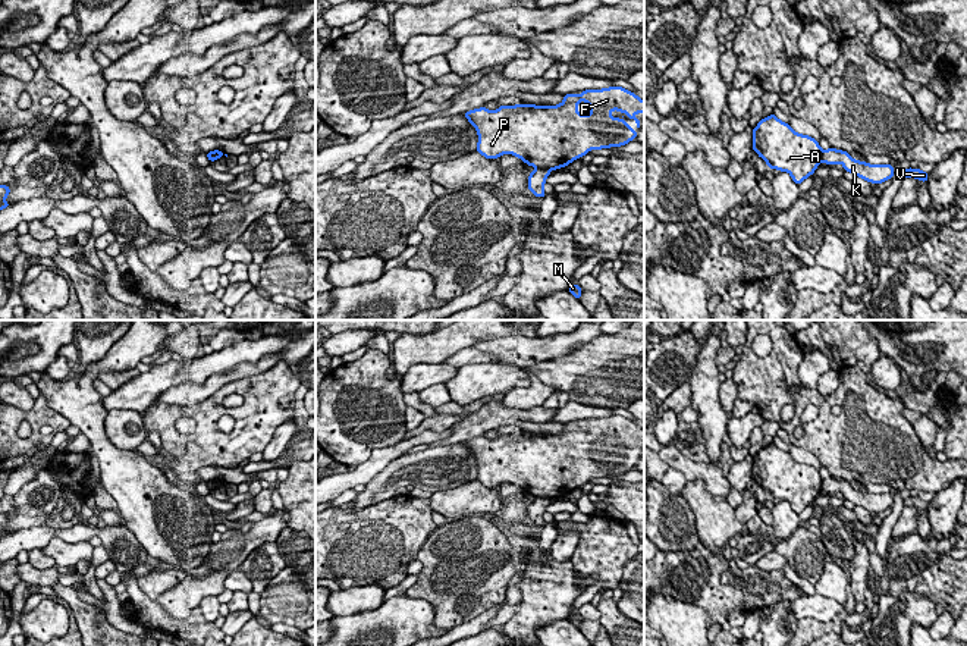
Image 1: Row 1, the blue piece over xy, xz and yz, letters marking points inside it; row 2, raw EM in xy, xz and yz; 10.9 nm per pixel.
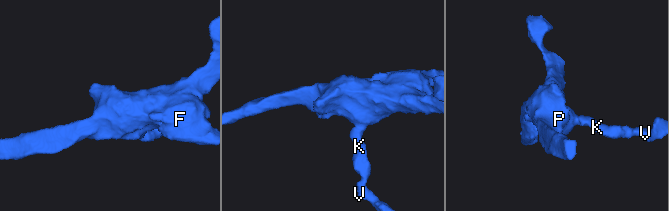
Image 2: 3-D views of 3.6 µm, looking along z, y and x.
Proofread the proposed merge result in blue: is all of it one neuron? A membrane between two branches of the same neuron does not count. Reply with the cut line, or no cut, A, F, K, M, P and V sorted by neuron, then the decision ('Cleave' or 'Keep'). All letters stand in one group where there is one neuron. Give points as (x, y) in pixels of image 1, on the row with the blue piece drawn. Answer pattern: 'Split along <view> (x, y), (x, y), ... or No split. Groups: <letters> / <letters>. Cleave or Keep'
Split along xz (536, 168), (549, 171). Groups: A F P / K M V. Cleave

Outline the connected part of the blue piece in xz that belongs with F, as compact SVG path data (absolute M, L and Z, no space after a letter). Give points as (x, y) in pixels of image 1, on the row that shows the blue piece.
M610 87L585 90L580 95L566 94L558 106L500 106L495 112L480 107L464 115L477 129L477 151L486 159L514 154L536 169L556 170L585 156L590 150L621 147L637 137L638 132L622 117L610 116L612 110L627 113L628 119L634 119L640 128L640 119L634 115L644 112L644 101L622 87Z

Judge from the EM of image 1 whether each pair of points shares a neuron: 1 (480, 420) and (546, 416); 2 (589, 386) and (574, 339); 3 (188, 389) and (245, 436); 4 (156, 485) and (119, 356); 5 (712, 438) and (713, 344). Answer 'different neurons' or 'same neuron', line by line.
1: same neuron
2: different neurons
3: different neurons
4: same neuron
5: same neuron

